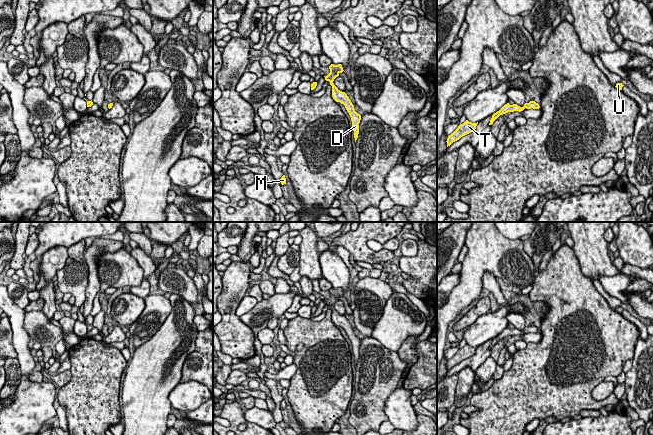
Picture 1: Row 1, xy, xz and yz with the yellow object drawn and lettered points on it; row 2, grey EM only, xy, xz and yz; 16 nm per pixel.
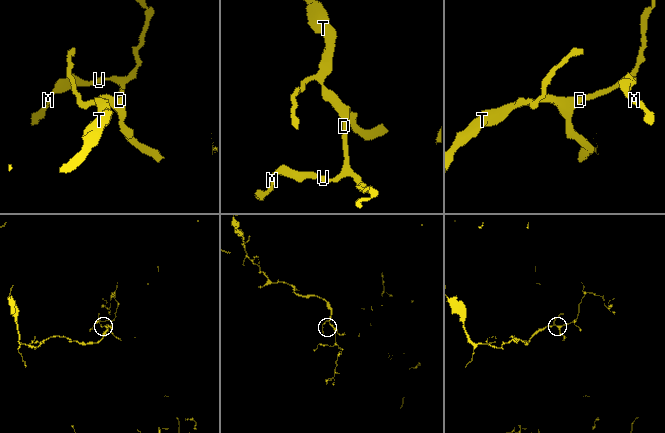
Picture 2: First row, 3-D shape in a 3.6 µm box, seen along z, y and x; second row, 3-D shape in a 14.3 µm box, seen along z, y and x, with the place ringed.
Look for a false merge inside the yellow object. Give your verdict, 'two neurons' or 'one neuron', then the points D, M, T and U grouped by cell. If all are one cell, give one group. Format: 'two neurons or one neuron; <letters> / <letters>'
one neuron; D M T U

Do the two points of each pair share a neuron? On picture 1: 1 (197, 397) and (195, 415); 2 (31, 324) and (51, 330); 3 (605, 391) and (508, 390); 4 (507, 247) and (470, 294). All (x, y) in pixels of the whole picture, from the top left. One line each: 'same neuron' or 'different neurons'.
1: different neurons
2: same neuron
3: different neurons
4: same neuron

